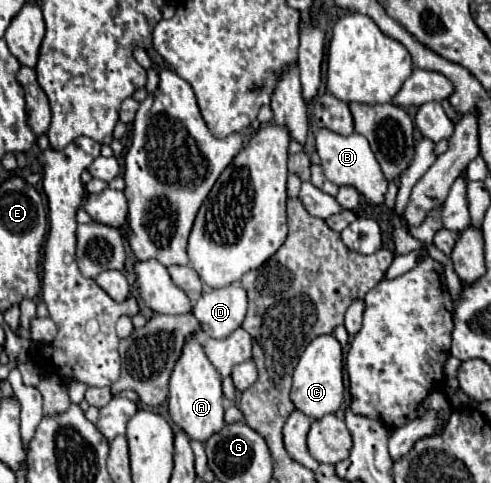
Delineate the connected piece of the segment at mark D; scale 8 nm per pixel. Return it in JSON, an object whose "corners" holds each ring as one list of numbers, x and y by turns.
{"corners":[[234,283,202,295,194,307,204,337,224,339,236,331,246,317,246,291]]}

